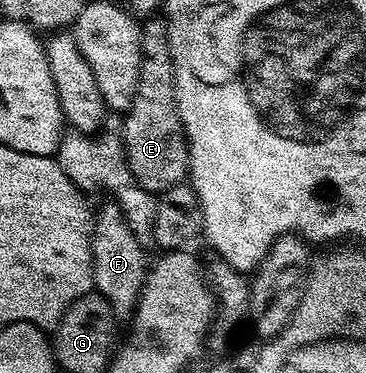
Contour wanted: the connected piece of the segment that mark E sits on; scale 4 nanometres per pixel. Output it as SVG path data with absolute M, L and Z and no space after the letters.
M150 16L142 22L140 36L140 84L136 88L136 96L132 100L130 109L125 111L126 123L120 126L122 145L126 151L126 164L132 176L151 192L161 192L170 186L179 185L187 177L190 165L190 145L186 143L186 133L180 120L178 101L176 100L176 72L174 71L174 57L170 47L170 28L162 16Z

